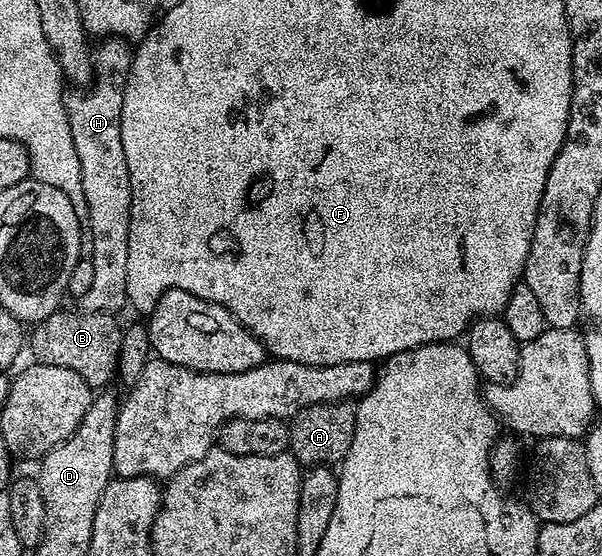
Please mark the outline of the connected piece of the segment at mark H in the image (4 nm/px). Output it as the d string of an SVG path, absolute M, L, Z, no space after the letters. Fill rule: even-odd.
M122 37L100 40L93 49L94 77L90 86L82 91L71 91L75 93L68 92L65 97L69 131L73 131L73 147L77 151L77 159L81 159L81 181L85 190L86 206L89 207L87 231L89 232L89 259L93 263L93 287L89 287L89 291L85 291L81 299L81 309L84 313L118 314L119 308L127 305L125 278L127 277L127 264L129 264L131 184L129 183L129 167L125 163L125 147L121 147L121 107L132 52L132 46Z

